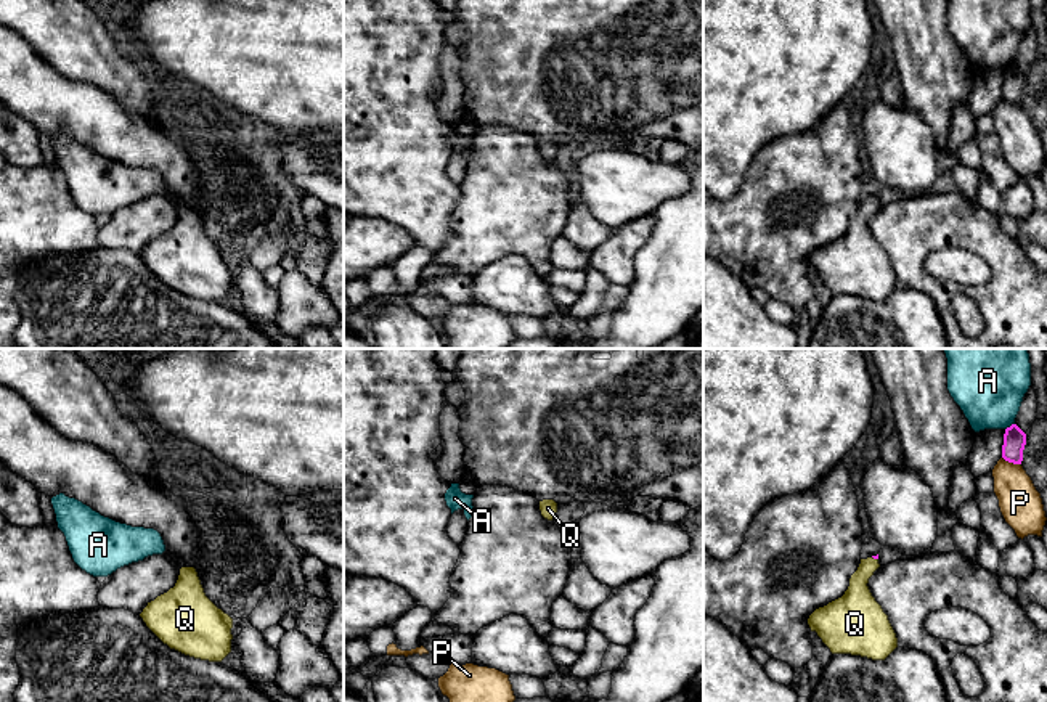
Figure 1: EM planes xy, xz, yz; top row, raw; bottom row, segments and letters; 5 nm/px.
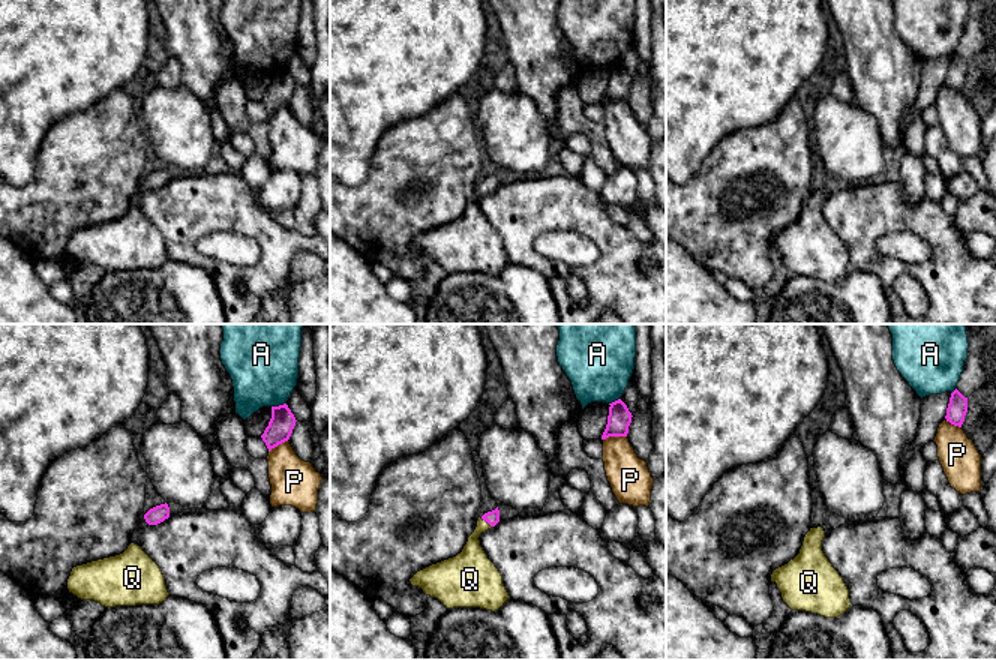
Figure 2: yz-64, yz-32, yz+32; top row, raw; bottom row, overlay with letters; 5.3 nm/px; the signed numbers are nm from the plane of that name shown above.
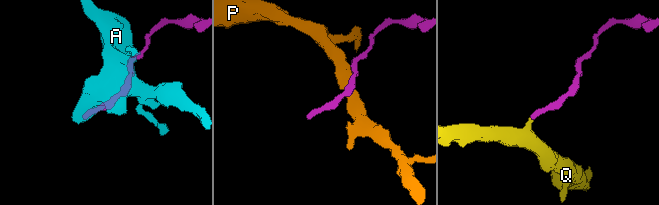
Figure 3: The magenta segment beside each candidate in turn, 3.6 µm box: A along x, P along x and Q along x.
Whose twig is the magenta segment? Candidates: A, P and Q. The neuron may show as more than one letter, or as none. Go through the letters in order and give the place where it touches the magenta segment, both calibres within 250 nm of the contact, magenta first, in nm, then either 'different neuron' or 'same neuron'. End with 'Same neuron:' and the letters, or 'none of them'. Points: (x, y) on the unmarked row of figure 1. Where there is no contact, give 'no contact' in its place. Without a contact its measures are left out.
A: meets magenta in yz at (1010, 66); 110 nm thick on the magenta side, 340 nm on the other; different neuron
P: meets magenta in yz at (1012, 102); 110 nm thick on the magenta side, 220 nm on the other; different neuron
Q: meets magenta in yz at (875, 198); 20 nm thick on the magenta side, 170 nm on the other; same neuron
Same neuron: Q

